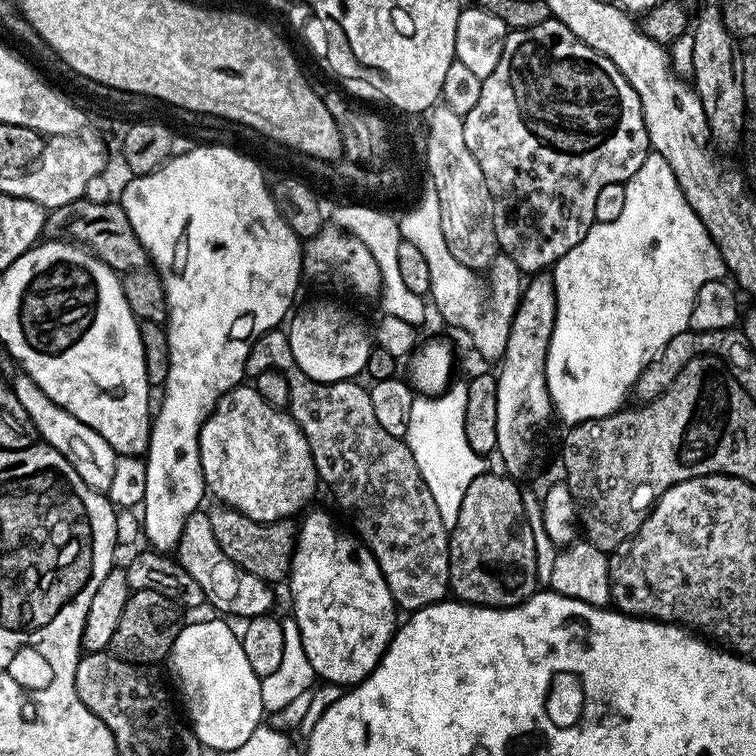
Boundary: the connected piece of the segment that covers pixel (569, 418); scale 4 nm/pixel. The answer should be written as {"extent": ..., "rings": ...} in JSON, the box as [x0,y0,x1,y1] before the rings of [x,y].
{"extent":[544,151,726,426],"rings":[[[649,151],[642,166],[638,166],[638,170],[624,184],[624,189],[626,190],[626,202],[622,205],[622,214],[618,214],[618,218],[614,218],[614,222],[593,223],[582,238],[582,242],[578,242],[578,246],[574,246],[574,250],[567,252],[550,272],[552,288],[556,291],[556,317],[548,342],[544,373],[555,415],[557,417],[560,415],[565,420],[565,425],[568,426],[581,424],[587,420],[597,420],[617,411],[625,403],[624,395],[627,392],[629,395],[642,369],[648,367],[651,360],[666,346],[666,342],[670,342],[670,338],[674,338],[674,334],[689,331],[691,311],[694,309],[698,290],[702,289],[706,282],[721,279],[726,272],[724,259],[718,246],[710,238],[706,226],[702,226],[702,218],[698,218],[698,214],[694,214],[690,202],[686,202],[686,198],[678,186],[678,178],[674,178],[674,170],[670,170],[670,162],[666,162],[666,158],[662,158],[662,154]]]}

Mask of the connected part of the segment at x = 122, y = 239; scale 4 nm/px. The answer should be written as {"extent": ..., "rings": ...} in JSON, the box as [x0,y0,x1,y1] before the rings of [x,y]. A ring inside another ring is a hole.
{"extent":[44,198,149,274],"rings":[[[81,198],[66,206],[51,209],[45,215],[44,227],[47,239],[70,240],[73,244],[79,244],[81,248],[87,248],[92,255],[106,262],[106,266],[110,266],[118,274],[139,272],[149,267],[148,253],[136,241],[136,236],[128,225],[126,214],[119,203],[103,204]]]}

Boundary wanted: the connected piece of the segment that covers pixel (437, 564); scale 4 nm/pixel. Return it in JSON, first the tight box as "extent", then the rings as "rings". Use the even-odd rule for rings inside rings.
{"extent":[304,380,450,614],"rings":[[[343,380],[333,384],[311,385],[312,428],[304,428],[304,437],[314,458],[316,475],[323,487],[325,484],[332,491],[337,506],[352,519],[351,527],[355,535],[368,547],[370,554],[374,554],[382,570],[382,578],[386,578],[386,586],[390,586],[390,594],[397,609],[404,611],[405,608],[405,613],[411,614],[431,604],[438,604],[449,595],[450,530],[442,522],[442,514],[438,514],[438,506],[434,506],[430,490],[426,490],[418,474],[414,456],[410,454],[407,443],[399,436],[386,434],[386,430],[378,426],[368,388],[356,383],[360,382]]]}

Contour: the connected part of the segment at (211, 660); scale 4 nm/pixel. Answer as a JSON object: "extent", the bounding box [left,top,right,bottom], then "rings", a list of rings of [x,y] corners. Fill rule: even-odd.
{"extent":[170,619,266,754],"rings":[[[216,619],[220,620],[185,623],[172,647],[170,665],[193,734],[205,749],[227,754],[250,739],[250,734],[261,727],[263,720],[260,719],[265,719],[266,713],[262,706],[260,676],[246,658],[237,629],[232,629],[227,619]]]}

